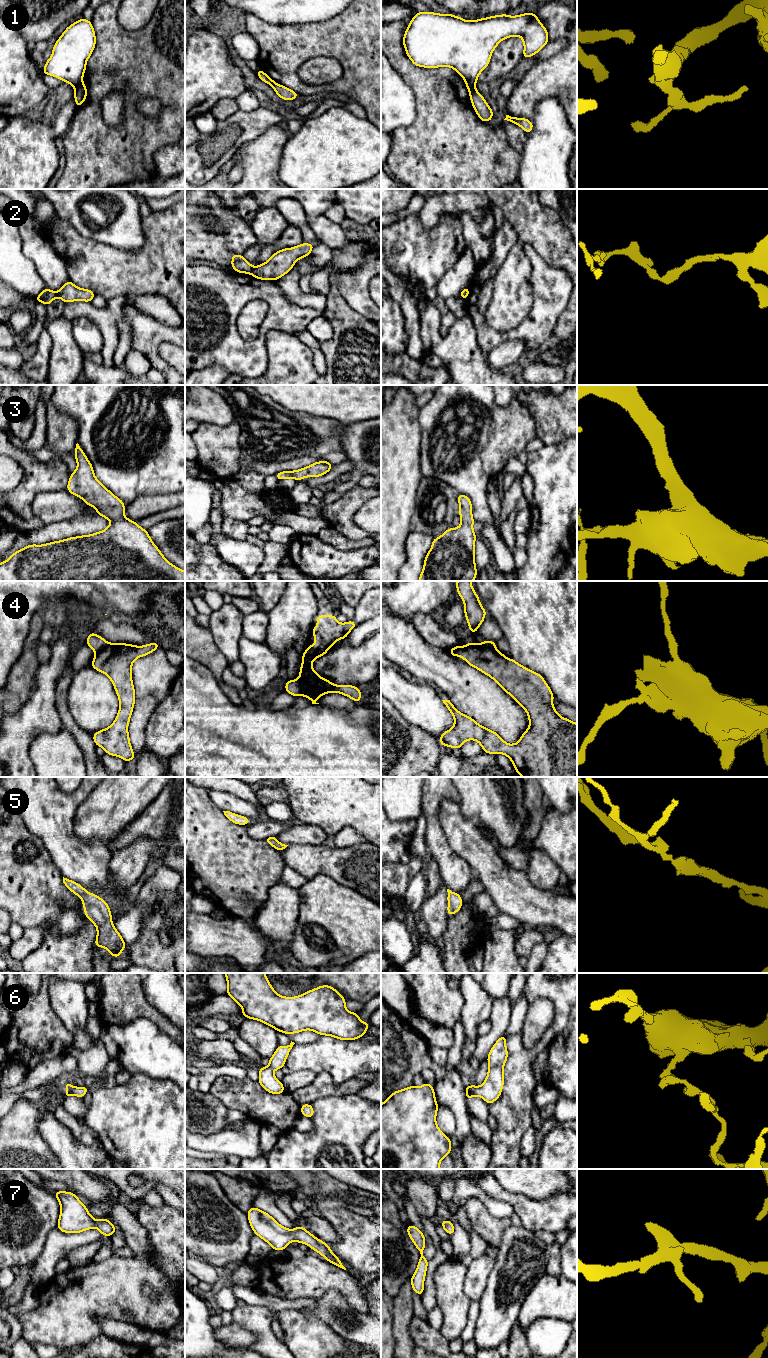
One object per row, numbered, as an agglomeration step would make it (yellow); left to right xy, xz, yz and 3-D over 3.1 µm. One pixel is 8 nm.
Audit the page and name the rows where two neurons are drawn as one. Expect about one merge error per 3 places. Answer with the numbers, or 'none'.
1, 2, 4

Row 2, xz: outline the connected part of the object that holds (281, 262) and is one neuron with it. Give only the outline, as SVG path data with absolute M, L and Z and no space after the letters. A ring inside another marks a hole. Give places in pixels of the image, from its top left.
M301 243L292 248L279 250L267 262L253 267L251 275L260 280L276 281L287 274L299 259L308 257L314 246L314 244Z

